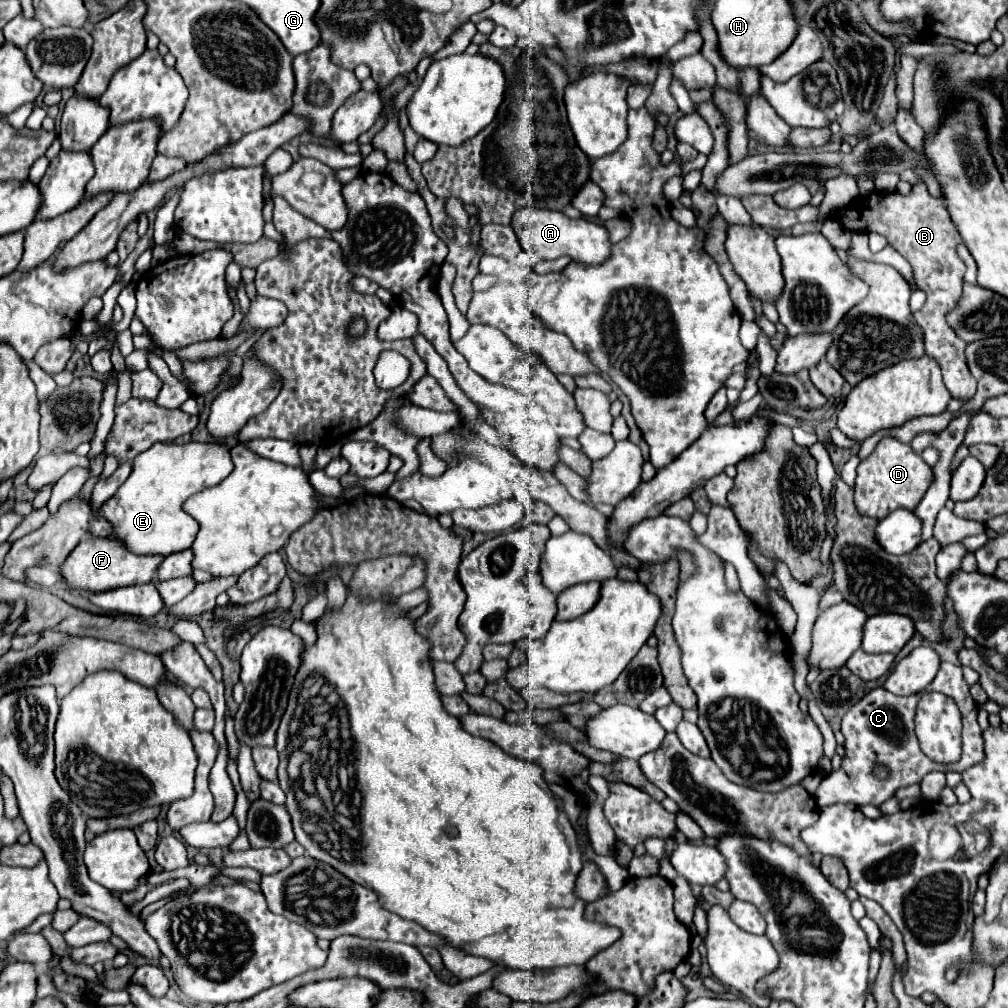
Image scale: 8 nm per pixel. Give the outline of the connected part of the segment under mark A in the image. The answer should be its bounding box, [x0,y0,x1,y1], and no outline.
[512,206,612,266]

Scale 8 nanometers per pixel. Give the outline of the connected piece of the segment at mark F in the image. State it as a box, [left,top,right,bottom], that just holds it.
[58,536,162,592]

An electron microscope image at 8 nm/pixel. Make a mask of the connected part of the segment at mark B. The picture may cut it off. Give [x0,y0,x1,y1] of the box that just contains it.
[838,182,976,400]

